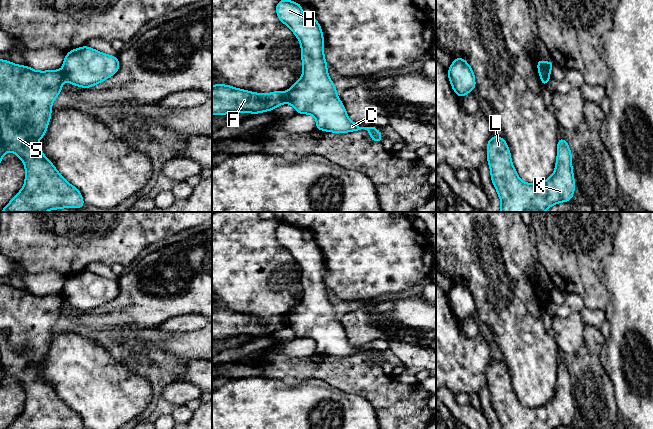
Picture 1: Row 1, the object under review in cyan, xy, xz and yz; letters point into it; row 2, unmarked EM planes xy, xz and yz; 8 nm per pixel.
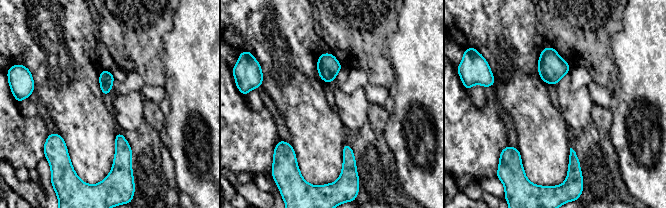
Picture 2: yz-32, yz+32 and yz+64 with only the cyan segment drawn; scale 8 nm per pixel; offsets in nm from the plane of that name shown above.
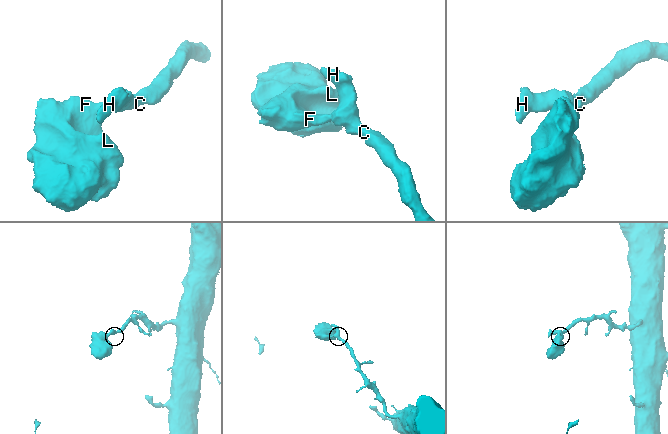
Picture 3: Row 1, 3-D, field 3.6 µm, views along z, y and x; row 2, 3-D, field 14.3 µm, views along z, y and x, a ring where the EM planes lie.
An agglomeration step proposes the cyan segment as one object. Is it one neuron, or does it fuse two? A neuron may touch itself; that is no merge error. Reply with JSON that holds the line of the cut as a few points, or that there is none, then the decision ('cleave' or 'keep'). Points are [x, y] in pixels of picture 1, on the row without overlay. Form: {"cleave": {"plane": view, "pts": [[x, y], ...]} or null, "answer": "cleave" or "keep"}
{"cleave": {"plane": "xz", "pts": [[285, 316], [287, 325]]}, "answer": "cleave"}

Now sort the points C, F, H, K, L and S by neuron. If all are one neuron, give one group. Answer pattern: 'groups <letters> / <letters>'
groups C H / F K L S

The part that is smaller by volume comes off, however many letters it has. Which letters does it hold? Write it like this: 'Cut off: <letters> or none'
Cut off: F, K, L, S

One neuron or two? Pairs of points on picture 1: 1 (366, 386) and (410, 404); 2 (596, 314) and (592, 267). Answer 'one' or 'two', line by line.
1: one
2: two

